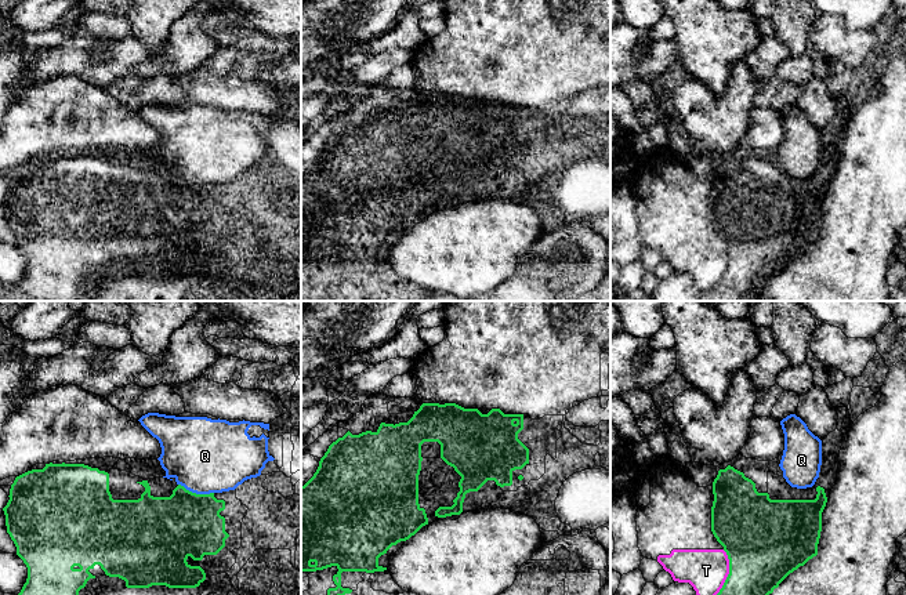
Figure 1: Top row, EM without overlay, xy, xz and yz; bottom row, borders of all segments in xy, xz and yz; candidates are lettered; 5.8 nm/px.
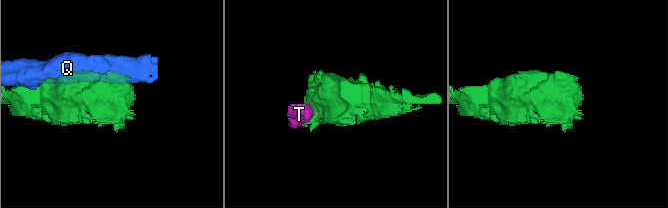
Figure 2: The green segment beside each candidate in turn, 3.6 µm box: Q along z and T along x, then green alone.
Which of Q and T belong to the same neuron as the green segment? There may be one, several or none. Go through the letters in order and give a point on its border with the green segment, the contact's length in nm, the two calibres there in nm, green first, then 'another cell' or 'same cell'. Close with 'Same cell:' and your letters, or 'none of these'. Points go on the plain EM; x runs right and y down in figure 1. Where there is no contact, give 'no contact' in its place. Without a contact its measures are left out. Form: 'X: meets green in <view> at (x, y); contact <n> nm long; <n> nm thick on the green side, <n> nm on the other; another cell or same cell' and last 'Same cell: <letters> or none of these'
Q: meets green in xy at (195, 184); contact 220 nm long; 380 nm thick on the green side, 440 nm on the other; another cell
T: meets green in yz at (727, 269); contact 340 nm long; 380 nm thick on the green side, 240 nm on the other; another cell
Same cell: none of these

